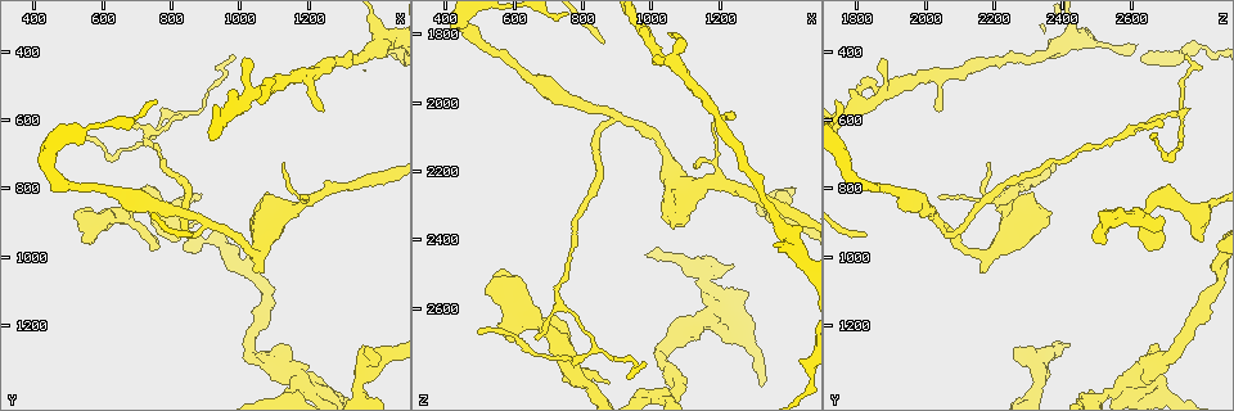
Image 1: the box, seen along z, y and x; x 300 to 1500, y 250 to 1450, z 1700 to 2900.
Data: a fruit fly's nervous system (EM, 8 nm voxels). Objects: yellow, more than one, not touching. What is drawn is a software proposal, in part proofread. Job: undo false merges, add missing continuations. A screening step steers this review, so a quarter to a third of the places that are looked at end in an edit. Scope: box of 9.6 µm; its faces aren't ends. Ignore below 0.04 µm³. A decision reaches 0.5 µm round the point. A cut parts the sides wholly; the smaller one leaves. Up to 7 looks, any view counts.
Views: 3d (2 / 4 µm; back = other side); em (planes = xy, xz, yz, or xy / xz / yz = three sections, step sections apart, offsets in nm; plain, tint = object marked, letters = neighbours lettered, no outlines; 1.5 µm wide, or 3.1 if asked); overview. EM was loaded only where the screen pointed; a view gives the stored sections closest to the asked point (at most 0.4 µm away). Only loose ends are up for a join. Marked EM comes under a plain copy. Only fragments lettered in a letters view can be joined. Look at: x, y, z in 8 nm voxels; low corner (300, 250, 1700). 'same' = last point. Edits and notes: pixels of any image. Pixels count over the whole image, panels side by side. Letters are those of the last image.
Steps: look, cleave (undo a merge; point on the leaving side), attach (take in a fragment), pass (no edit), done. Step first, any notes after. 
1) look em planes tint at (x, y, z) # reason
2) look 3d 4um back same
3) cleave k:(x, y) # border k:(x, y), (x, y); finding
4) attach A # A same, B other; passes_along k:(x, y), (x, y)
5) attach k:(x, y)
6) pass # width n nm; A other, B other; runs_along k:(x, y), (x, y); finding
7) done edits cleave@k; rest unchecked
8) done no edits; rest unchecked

look em planes letters at (610, 880, 2500) # an open end

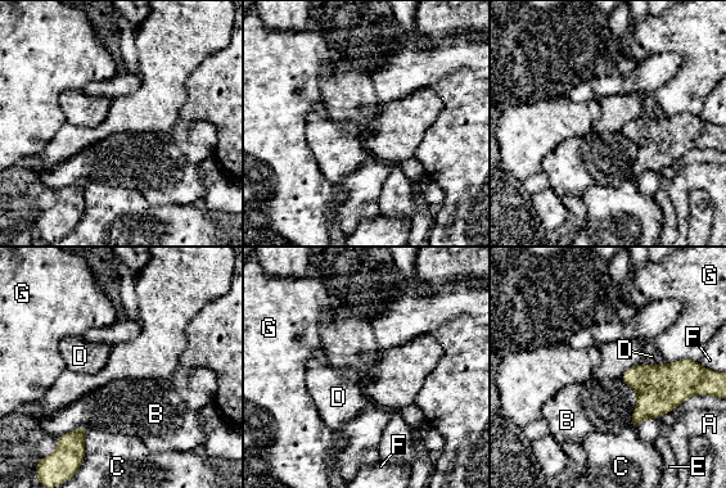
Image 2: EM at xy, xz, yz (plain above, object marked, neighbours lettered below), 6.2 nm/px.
pass # width 150 nm; A other, B other, C other, D other, E other, F other, G other; border 2:(621, 379), (636, 393), (630, 424); no lettered fragment goes on from it

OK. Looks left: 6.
look em xy step 4 letters at (750, 980, 2680) # free end

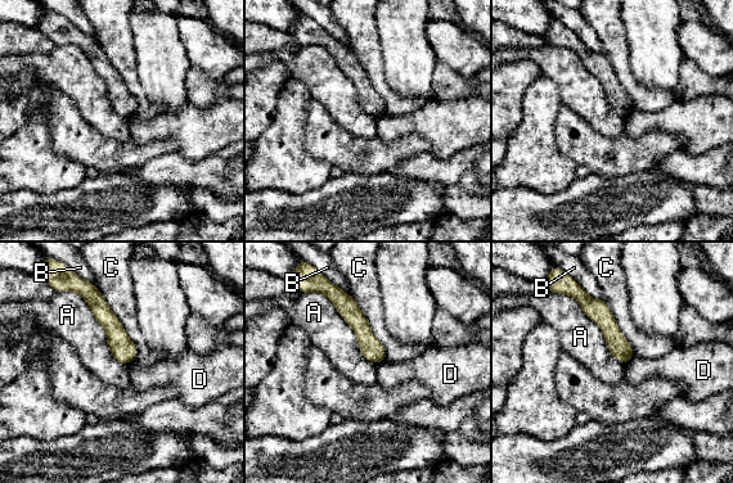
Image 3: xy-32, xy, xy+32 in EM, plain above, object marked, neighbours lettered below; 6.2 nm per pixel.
pass # width 140 nm; A other, B other, C other, D other; border 3:(316, 292), (376, 365); none of them fits

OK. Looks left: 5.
look 3d 4um at (1240, 580, 2040) # free end

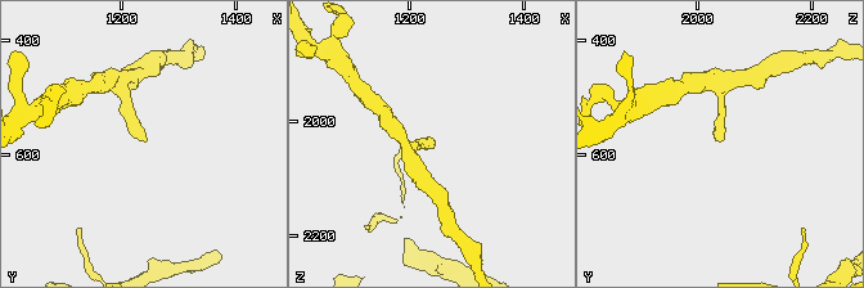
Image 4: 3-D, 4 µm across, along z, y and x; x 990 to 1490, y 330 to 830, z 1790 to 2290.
look em xz step 8 tint at (1245, 575, 2035)

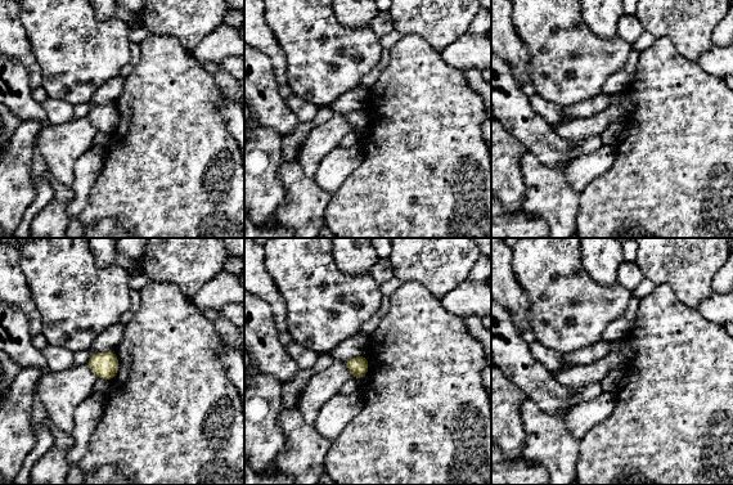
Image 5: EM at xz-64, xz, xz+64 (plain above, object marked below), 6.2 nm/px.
look em planes letters same

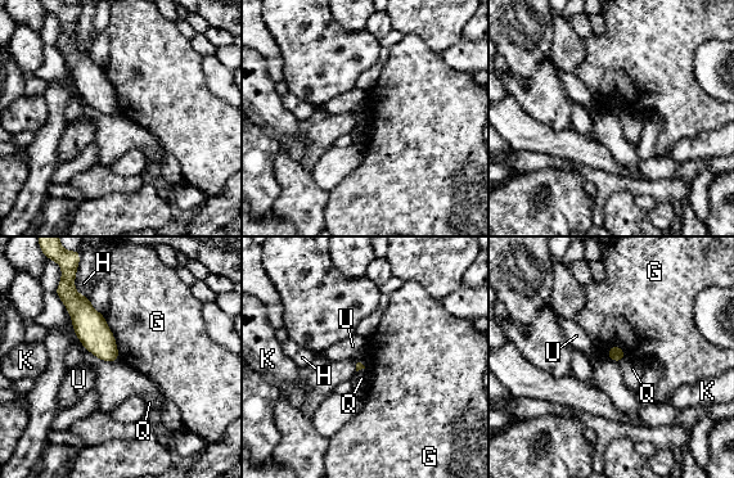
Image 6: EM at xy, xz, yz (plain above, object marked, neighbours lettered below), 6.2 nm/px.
pass # G other, H other, K other, Q other, U other; border 6:(102, 315), (113, 336), (120, 359); no lettered fragment goes on from it

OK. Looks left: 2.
done no edits; rest unchecked

